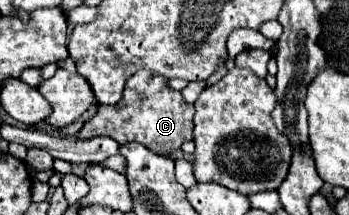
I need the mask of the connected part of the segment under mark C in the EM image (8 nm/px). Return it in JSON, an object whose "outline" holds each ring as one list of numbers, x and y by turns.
{"outline":[[150,71,134,73,124,89,124,97,118,105,98,105,94,117,90,117,80,129,80,139,90,139,98,135,106,135,122,143,140,143,158,155,168,155,184,141,194,139,194,105,188,105,180,91,168,87,168,79,160,75,152,75]]}

